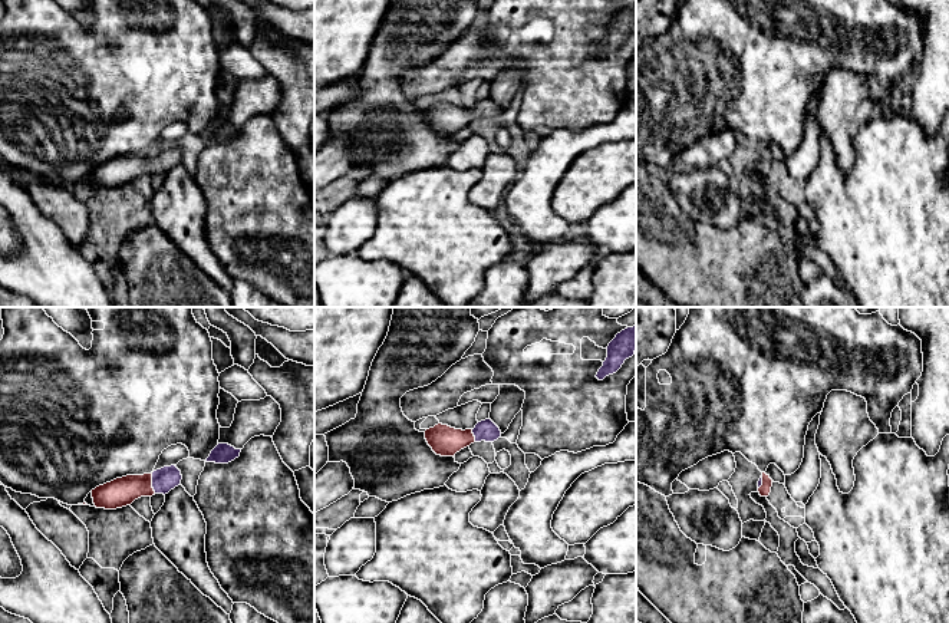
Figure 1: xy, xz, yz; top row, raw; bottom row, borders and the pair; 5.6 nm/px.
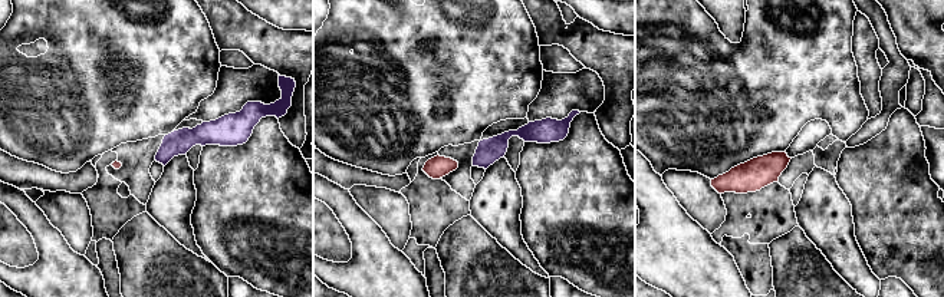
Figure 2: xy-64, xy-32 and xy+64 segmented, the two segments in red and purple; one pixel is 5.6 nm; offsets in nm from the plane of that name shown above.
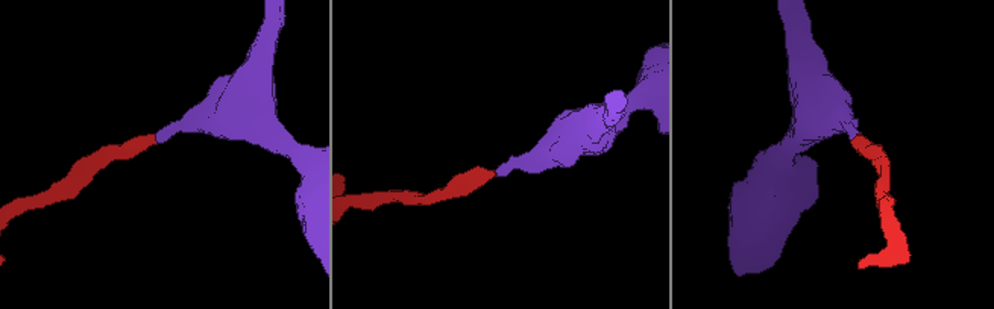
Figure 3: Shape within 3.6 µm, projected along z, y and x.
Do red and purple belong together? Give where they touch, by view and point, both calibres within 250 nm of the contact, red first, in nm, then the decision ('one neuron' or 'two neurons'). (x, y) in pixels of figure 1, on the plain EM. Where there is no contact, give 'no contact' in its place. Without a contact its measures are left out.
meets red in xy at (151, 161); 160 nm thick on the red side, 140 nm on the other; one neuron

